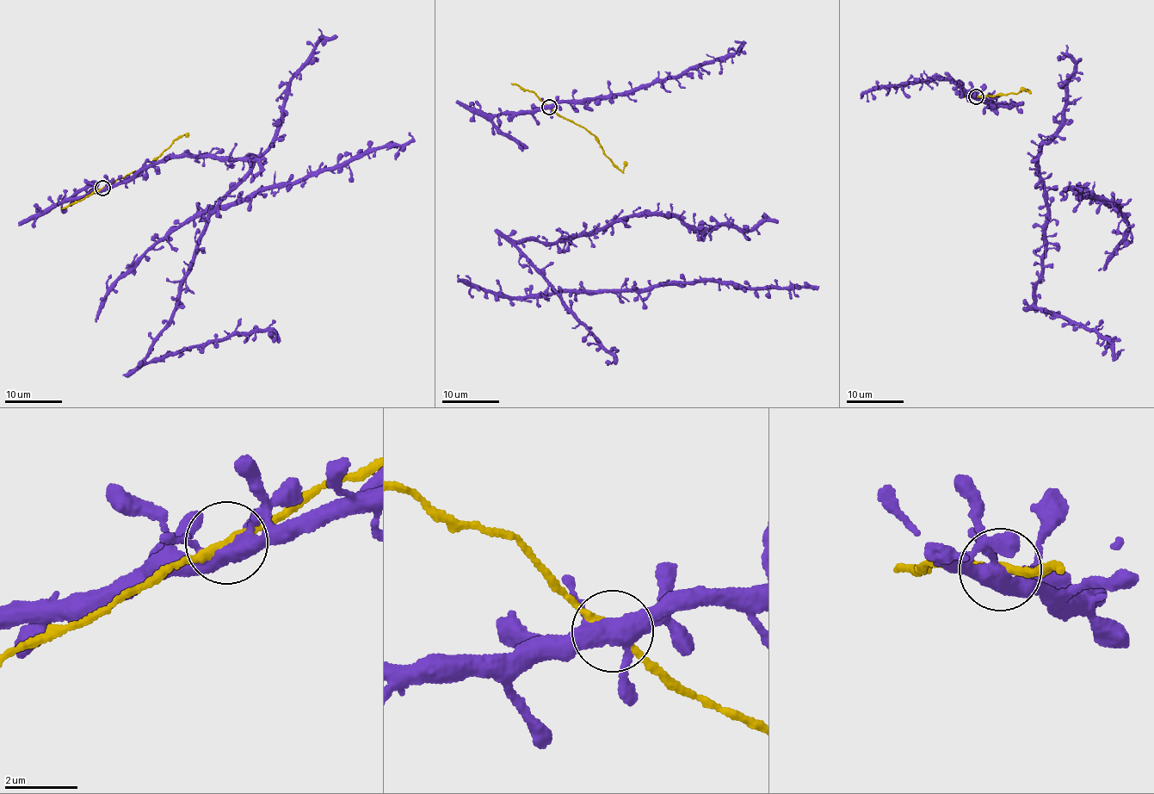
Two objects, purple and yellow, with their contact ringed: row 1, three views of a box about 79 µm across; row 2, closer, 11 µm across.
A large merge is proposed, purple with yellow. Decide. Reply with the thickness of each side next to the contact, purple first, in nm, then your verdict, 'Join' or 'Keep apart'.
Thickness 440 nm (purple) against 190 nm. Join

